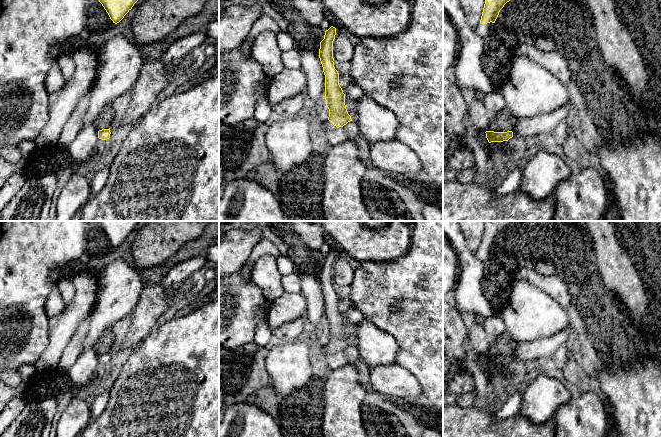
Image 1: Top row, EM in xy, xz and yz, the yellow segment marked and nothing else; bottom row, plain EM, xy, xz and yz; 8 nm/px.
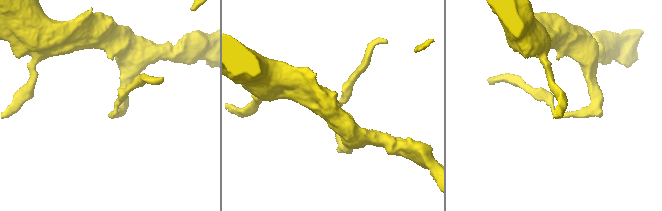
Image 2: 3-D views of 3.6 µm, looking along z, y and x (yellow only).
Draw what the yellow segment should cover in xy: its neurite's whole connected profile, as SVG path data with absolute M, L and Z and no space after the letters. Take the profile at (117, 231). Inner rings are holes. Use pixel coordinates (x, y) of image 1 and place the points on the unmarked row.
M97 221L113 247L119 247L139 221Z

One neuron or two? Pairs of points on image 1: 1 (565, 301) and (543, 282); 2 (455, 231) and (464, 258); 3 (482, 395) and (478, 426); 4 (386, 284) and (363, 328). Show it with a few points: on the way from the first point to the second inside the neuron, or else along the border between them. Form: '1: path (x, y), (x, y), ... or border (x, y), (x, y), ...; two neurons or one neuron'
1: path (560, 296), (548, 284); one neuron
2: path (456, 238), (463, 251); one neuron
3: border (490, 397), (485, 400), (476, 401); two neurons
4: border (366, 319), (388, 332); two neurons

